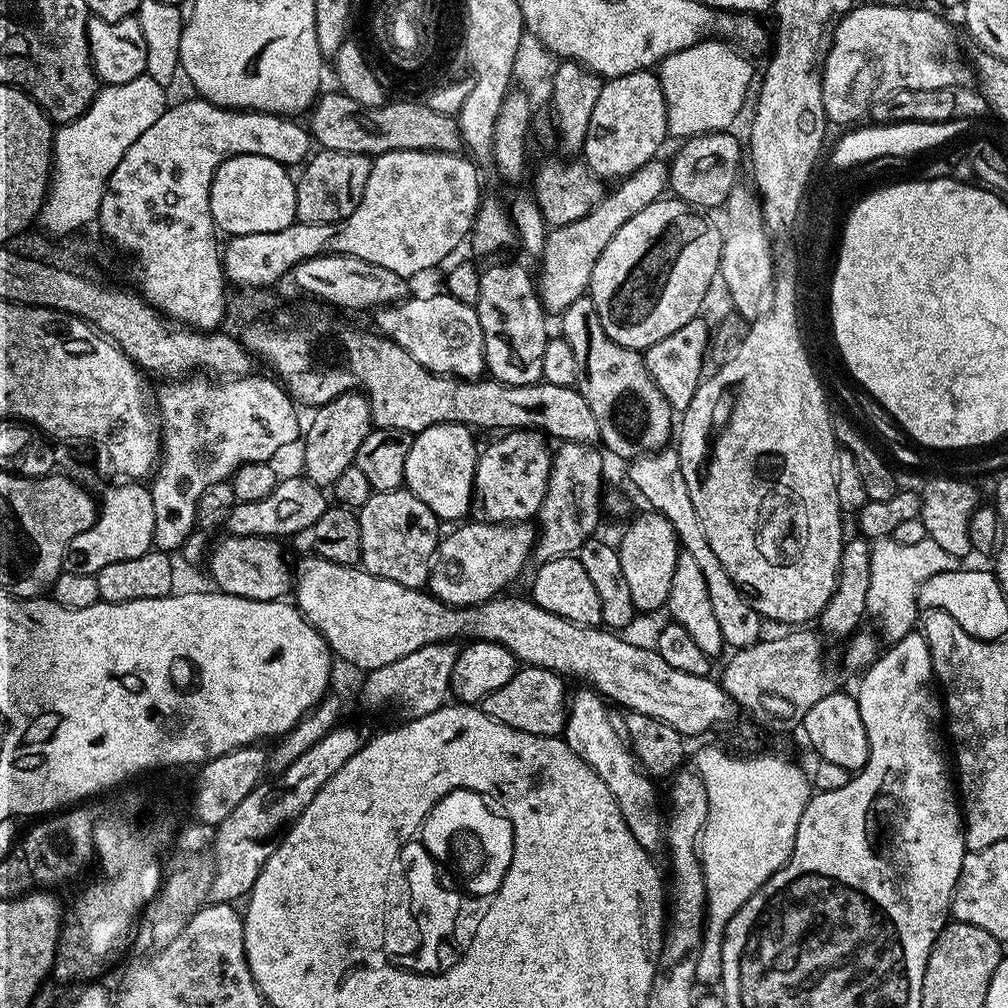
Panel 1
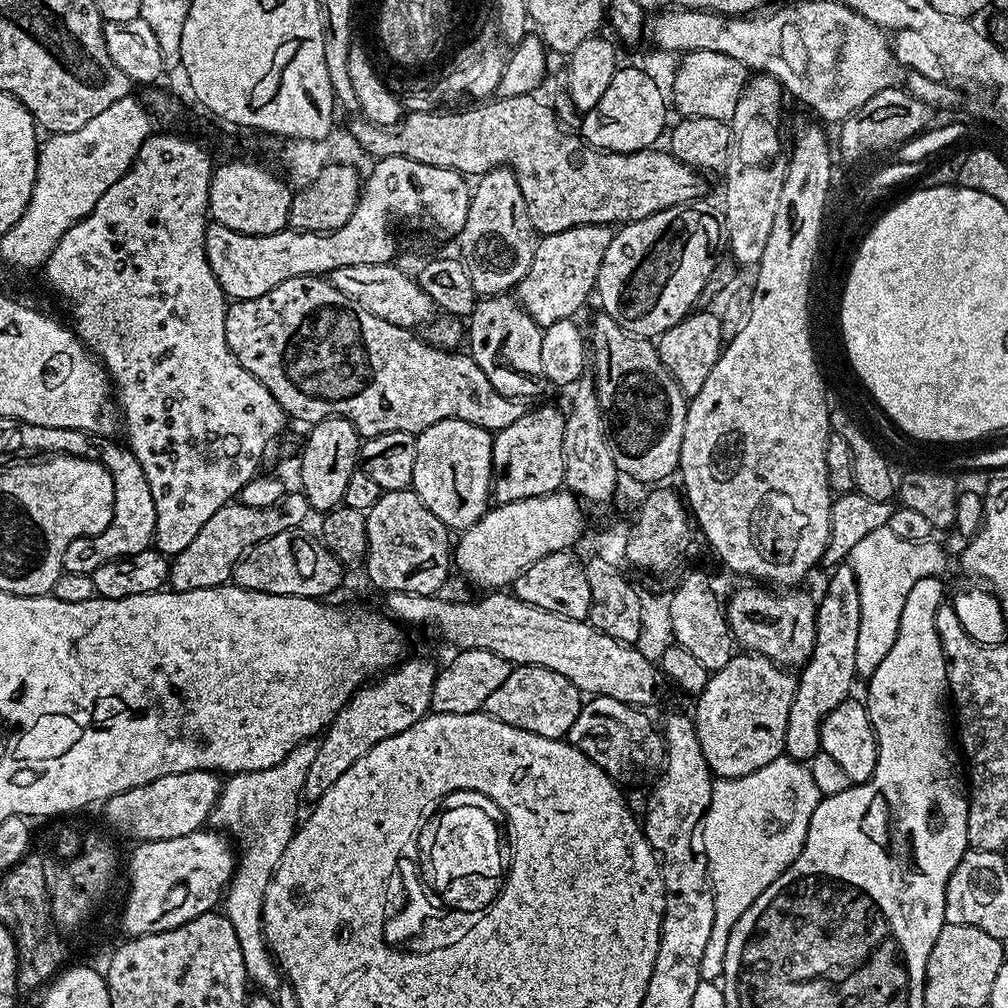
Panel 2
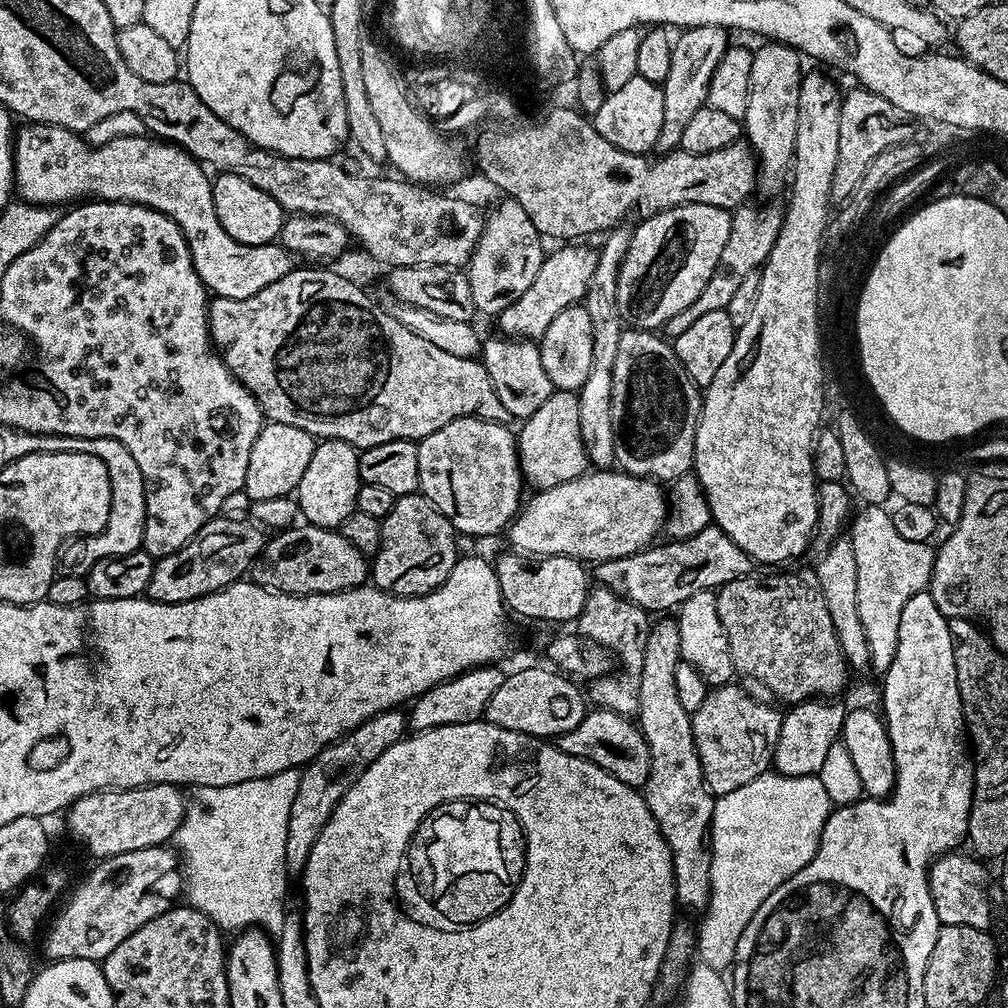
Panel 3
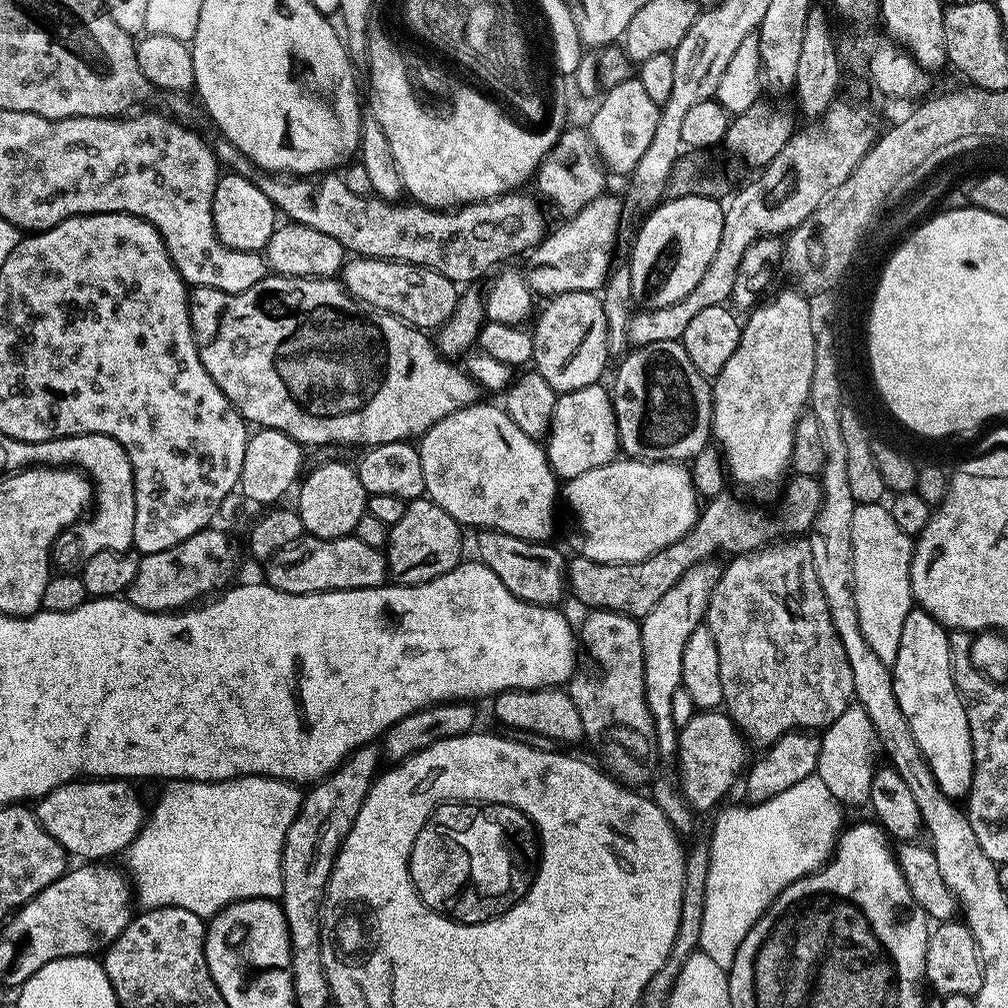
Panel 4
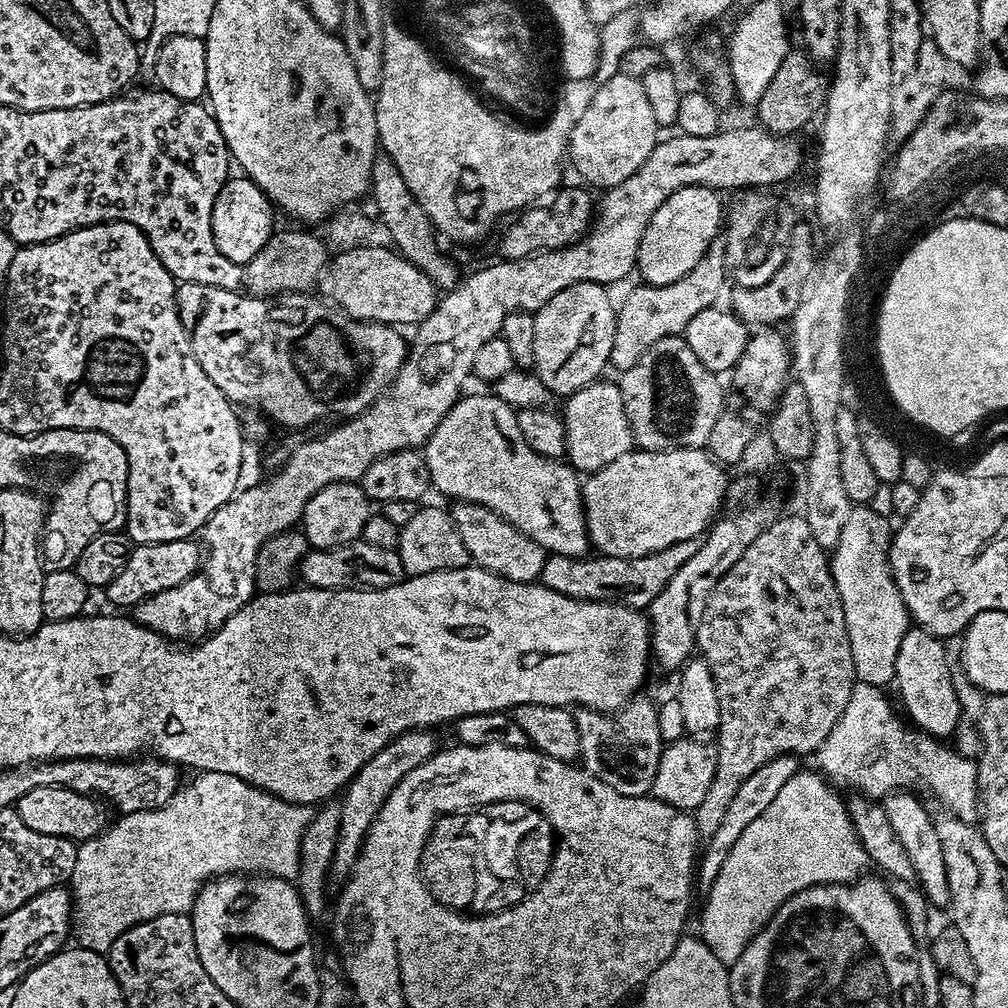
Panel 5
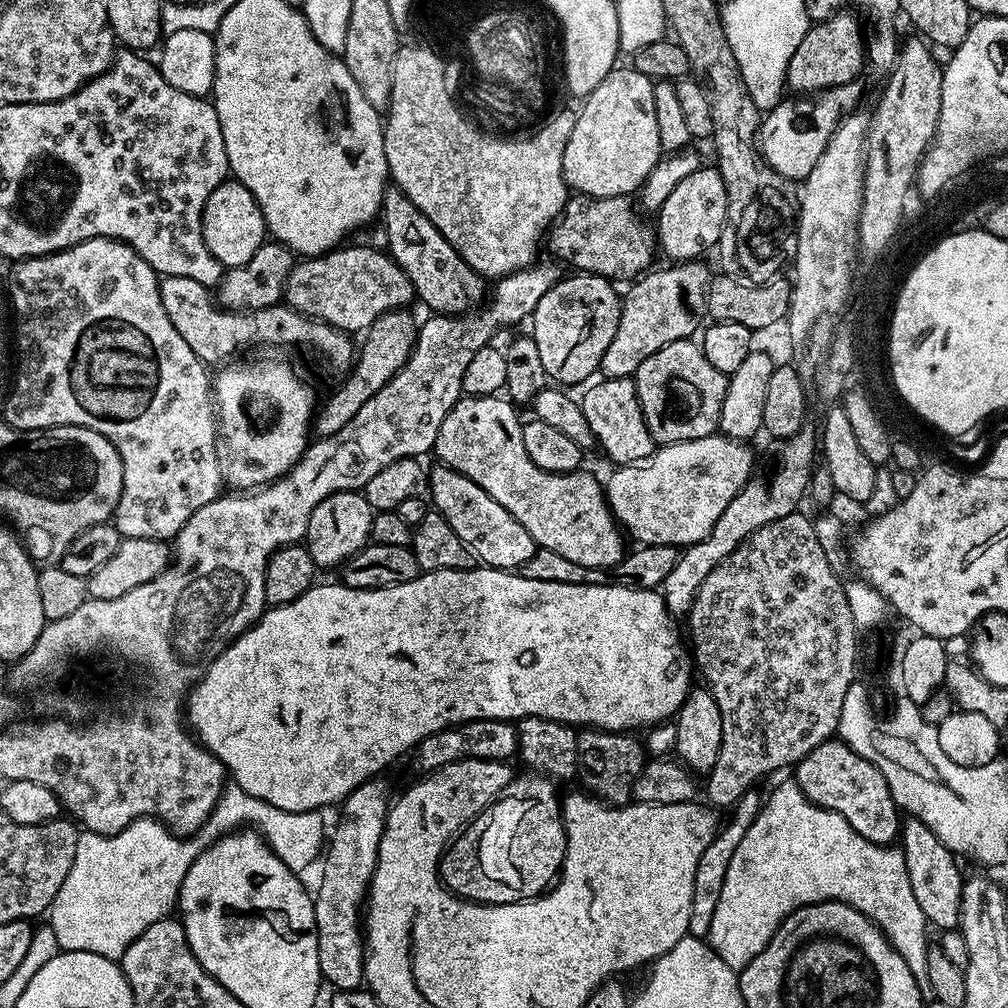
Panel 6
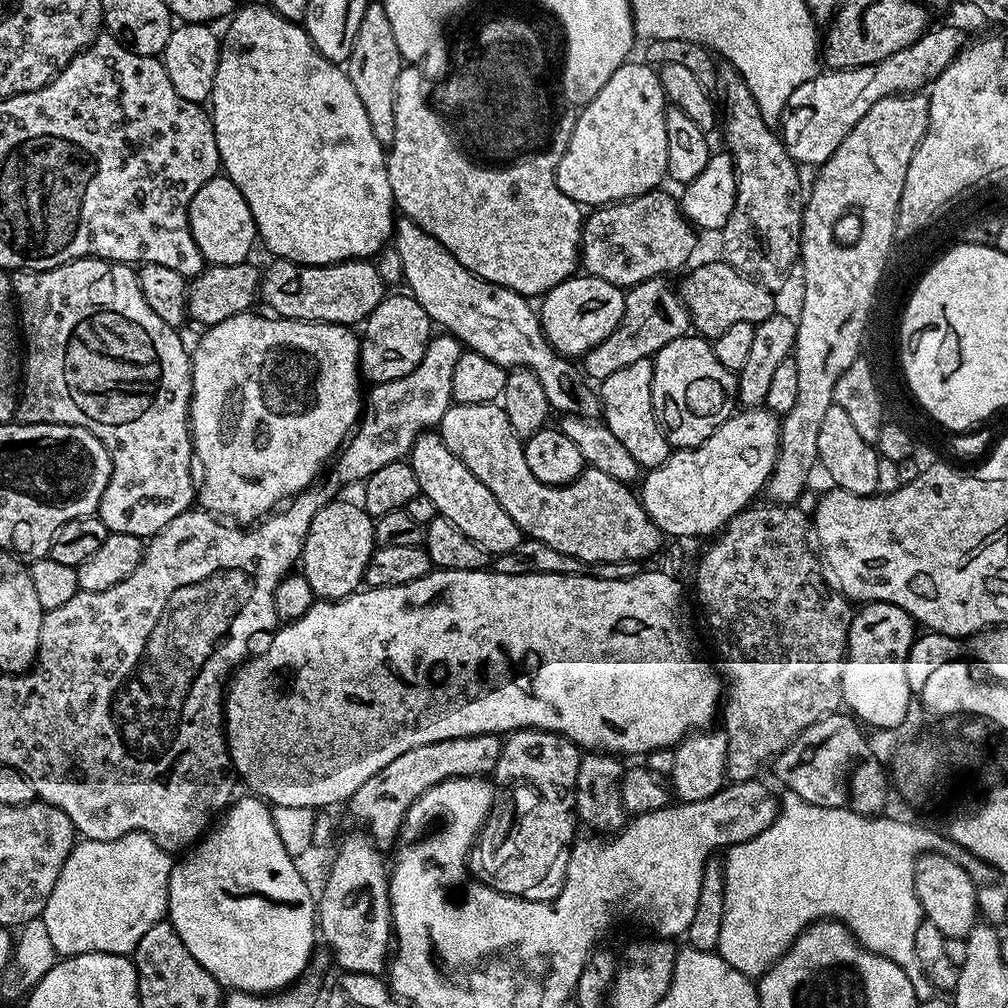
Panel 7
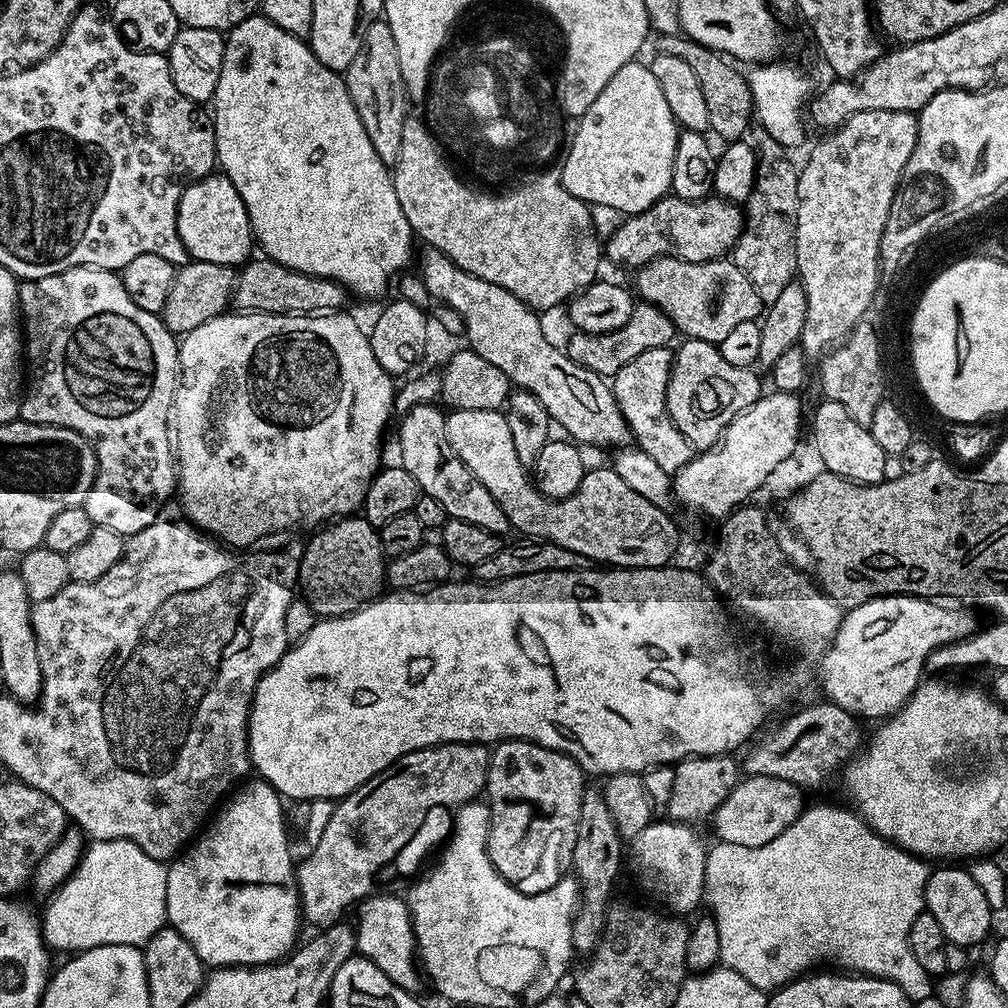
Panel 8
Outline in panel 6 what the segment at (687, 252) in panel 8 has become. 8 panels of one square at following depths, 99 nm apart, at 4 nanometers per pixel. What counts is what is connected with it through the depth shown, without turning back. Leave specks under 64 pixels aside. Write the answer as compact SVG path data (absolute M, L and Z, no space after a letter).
M569 195L559 220L546 233L547 251L549 248L561 265L569 264L569 269L577 273L604 276L613 282L635 281L653 267L652 259L658 256L658 236L653 225L651 228L636 217L637 205L630 201L628 196Z

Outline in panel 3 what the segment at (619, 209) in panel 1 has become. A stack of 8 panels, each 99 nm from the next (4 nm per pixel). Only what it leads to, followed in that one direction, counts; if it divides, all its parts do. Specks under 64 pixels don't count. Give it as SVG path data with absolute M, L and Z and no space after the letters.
M572 242L567 246L560 246L564 248L558 249L557 252L549 251L545 255L534 282L523 291L516 302L495 317L494 324L500 327L497 329L503 335L539 342L549 329L550 322L554 322L554 318L558 318L562 310L566 310L571 304L580 304L585 299L588 283L595 270L597 249L583 248L582 244Z

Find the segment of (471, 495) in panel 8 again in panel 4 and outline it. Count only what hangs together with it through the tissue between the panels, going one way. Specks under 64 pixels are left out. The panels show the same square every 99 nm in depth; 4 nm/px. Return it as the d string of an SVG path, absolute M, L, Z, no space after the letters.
M491 530L481 531L477 536L480 536L476 540L476 548L480 551L479 563L494 570L494 574L498 574L502 586L506 586L506 590L510 590L510 594L514 594L531 604L556 606L561 603L559 600L566 596L566 556L563 556L558 549L551 548L551 543L539 540L523 540L522 538L514 538L514 534Z

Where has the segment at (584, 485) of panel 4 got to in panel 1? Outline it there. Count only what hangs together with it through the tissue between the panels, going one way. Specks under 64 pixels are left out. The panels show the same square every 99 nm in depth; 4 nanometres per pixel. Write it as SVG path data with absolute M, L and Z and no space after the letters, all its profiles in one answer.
M483 522L461 523L452 533L445 535L436 545L436 554L428 573L427 591L443 604L454 608L468 608L472 604L485 604L505 591L504 588L524 568L528 556L533 555L534 545L538 535L537 529L531 523L518 524L485 524Z

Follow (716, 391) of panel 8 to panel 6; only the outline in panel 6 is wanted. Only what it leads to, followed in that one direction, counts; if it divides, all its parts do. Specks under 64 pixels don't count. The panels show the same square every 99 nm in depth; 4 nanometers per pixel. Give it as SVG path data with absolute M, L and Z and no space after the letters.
M691 339L670 342L658 354L650 354L636 375L636 393L646 426L657 445L686 442L713 435L720 426L720 411L726 398L729 377L706 362L699 343Z

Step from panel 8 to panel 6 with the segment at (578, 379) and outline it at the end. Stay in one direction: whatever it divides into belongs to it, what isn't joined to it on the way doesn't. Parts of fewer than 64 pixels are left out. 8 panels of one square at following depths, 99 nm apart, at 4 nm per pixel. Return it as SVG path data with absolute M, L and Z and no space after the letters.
M395 186L384 189L380 222L388 233L389 255L410 278L413 293L430 308L429 311L463 315L483 303L488 292L485 279L462 259L434 224Z

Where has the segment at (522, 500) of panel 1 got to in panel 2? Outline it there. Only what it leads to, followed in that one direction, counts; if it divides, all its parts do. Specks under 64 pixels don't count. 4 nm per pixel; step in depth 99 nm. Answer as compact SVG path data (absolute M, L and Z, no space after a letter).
M556 408L525 410L514 426L492 437L492 474L496 504L538 498L561 491L564 484L563 430L565 413Z

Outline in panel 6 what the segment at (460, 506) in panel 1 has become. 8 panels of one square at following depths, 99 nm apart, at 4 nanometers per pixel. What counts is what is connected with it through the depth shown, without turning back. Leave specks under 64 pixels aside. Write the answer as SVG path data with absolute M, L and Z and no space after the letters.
M499 395L464 396L452 407L450 414L446 414L446 422L442 422L442 430L438 430L434 452L440 455L439 463L466 474L466 478L470 478L470 482L478 482L478 486L482 486L482 490L498 502L498 506L506 506L506 510L510 510L510 514L526 526L526 534L534 538L537 548L554 550L554 554L562 554L562 558L578 562L578 566L615 569L626 555L625 537L608 507L605 485L601 481L599 484L585 470L554 474L534 466L534 462L530 462L530 454L526 454L526 446L522 446L524 424L516 417L515 410L507 399Z

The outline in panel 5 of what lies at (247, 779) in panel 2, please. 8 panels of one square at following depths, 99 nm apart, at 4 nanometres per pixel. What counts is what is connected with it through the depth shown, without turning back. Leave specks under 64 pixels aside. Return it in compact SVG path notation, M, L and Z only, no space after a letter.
M202 772L193 775L193 780L181 783L176 793L160 808L151 808L141 812L130 812L119 817L116 825L105 827L100 835L83 841L77 847L76 861L70 881L72 894L72 926L74 929L74 940L81 948L88 948L91 952L107 953L112 943L126 930L138 926L142 922L150 922L150 918L158 918L162 914L178 914L179 912L191 913L192 903L195 902L200 889L209 880L217 876L229 874L263 874L265 876L277 876L280 880L289 882L295 881L296 875L300 872L300 843L306 826L310 826L312 813L311 804L291 804L274 794L264 792L253 784L247 784L242 778L234 778L234 774L218 774L217 772Z

